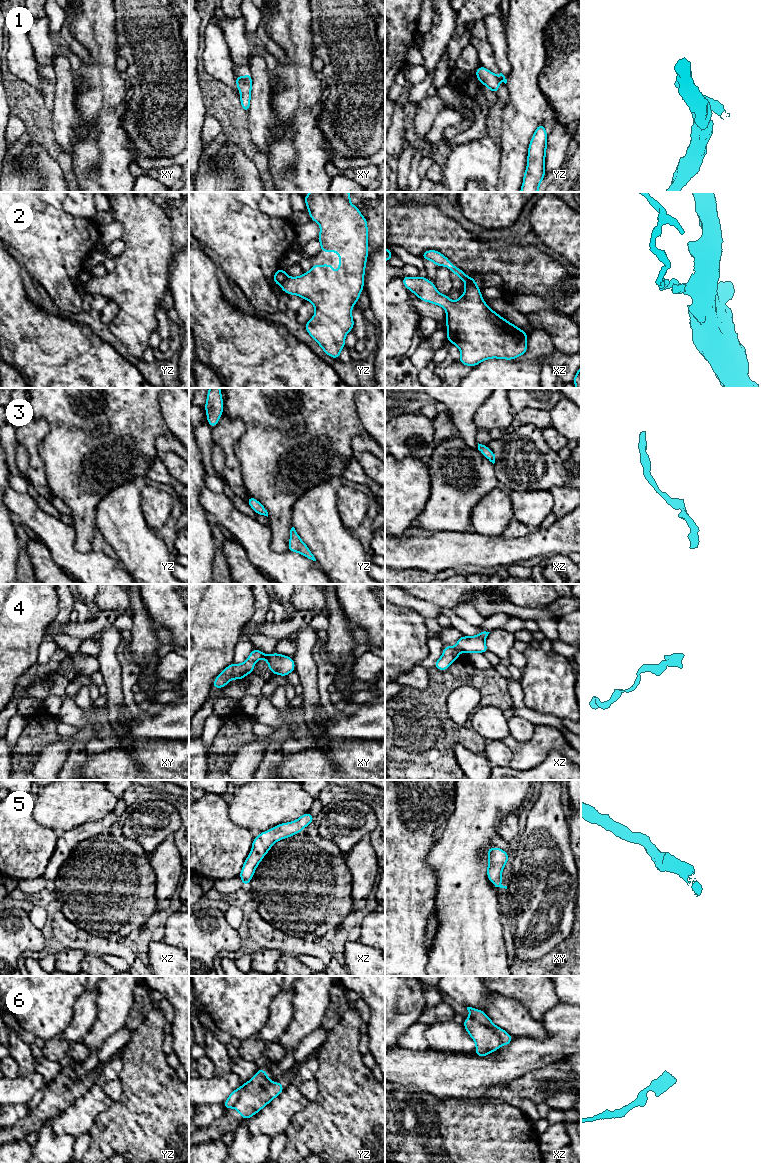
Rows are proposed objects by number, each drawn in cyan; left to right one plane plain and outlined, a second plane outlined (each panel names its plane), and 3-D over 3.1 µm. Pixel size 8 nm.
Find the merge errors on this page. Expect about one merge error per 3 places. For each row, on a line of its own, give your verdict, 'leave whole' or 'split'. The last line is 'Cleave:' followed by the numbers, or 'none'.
1: split
2: split
3: leave whole
4: leave whole
5: leave whole
6: split
Cleave: 1, 2, 6

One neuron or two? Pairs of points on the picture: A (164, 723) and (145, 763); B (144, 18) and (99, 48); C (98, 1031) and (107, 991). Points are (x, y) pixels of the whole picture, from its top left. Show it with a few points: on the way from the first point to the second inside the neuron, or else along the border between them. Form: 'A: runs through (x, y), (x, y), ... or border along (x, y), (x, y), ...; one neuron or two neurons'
A: border along (178, 739), (135, 740); two neurons
B: border along (115, 13), (115, 39), (119, 55); two neurons
C: runs through (107, 1021), (107, 1001); one neuron

